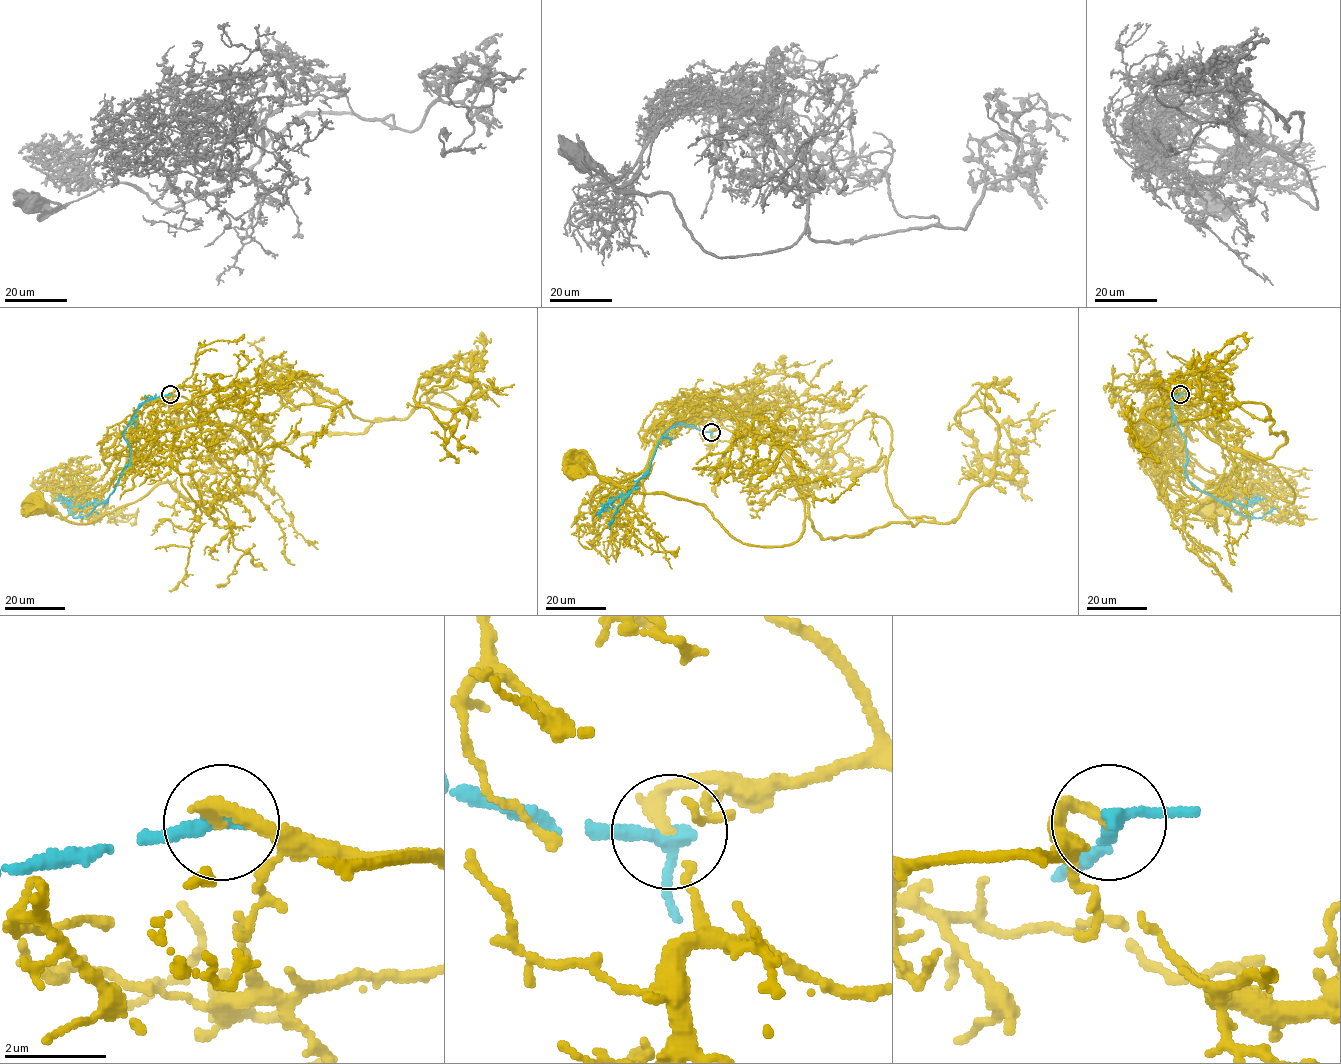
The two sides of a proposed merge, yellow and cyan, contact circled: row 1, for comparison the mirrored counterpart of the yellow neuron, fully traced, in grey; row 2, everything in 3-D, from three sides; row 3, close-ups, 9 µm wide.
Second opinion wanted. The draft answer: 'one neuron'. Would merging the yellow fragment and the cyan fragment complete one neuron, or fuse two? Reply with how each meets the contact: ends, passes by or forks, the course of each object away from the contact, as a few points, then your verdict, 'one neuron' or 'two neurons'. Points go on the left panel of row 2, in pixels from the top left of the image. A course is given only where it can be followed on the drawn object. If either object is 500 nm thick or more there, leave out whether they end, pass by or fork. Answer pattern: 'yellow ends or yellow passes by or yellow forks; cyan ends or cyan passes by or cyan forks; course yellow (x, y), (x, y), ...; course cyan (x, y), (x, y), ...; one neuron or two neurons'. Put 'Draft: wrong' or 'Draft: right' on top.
Draft: wrong
yellow ends; cyan passes by; course yellow (170, 394), (234, 425), (263, 457), (261, 478), (204, 501), (162, 483), (86, 523), (30, 507); course cyan (170, 394), (147, 400), (136, 411), (123, 434), (129, 465), (106, 499), (86, 516), (74, 518), (68, 509); two neurons

